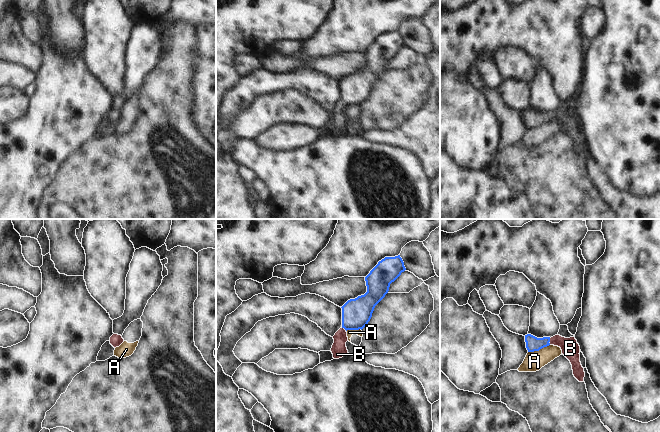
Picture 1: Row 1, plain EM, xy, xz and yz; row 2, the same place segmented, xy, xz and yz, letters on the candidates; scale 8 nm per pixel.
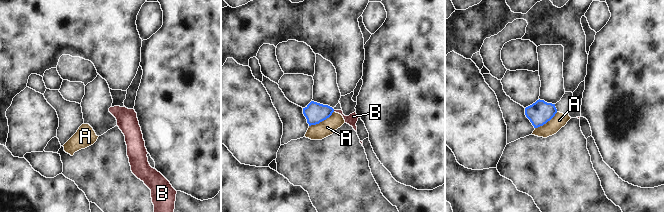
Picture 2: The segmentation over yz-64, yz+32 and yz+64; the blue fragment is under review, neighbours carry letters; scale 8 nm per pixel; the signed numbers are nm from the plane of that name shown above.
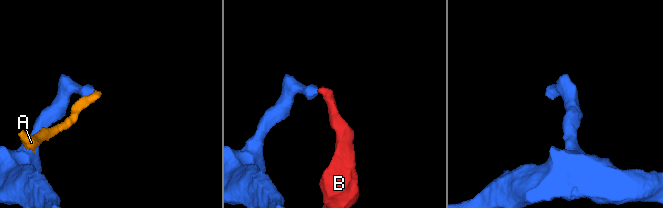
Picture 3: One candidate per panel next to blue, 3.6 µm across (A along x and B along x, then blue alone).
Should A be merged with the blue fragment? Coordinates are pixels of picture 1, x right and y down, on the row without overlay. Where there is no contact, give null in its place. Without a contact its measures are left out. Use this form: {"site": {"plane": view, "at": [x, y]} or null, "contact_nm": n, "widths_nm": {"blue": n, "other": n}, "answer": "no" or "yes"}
{"site": {"plane": "yz", "at": [538, 126]}, "contact_nm": 190, "widths_nm": {"blue": 120, "other": 160}, "answer": "no"}

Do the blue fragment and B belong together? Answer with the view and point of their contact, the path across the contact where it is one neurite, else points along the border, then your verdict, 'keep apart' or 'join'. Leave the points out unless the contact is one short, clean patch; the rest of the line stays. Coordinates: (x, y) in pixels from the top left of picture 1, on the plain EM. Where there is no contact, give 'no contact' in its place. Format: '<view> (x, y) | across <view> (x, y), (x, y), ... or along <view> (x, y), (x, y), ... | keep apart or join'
yz (549, 117) | across yz (533, 119), (549, 117), (560, 117), (570, 124) | join

